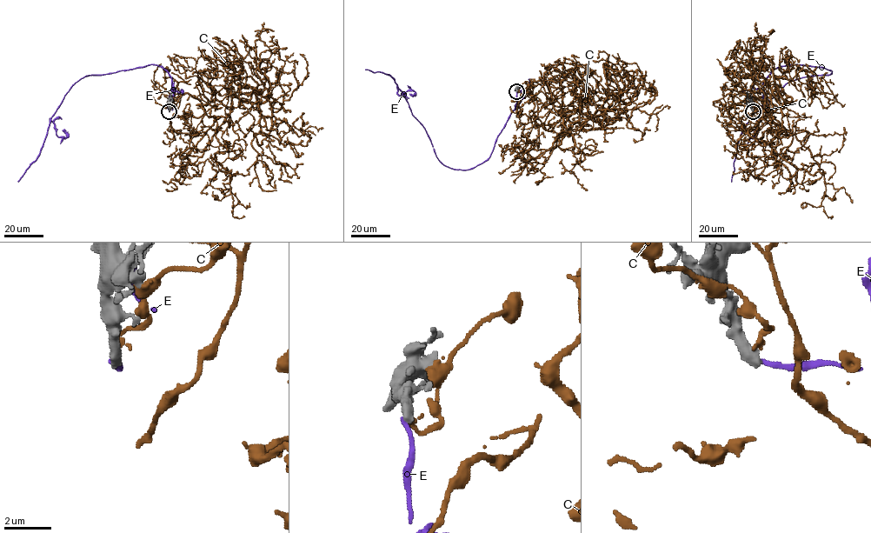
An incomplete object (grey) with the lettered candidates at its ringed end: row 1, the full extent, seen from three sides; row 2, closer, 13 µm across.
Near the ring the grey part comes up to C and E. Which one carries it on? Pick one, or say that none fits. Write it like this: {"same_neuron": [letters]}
{"same_neuron": []}

